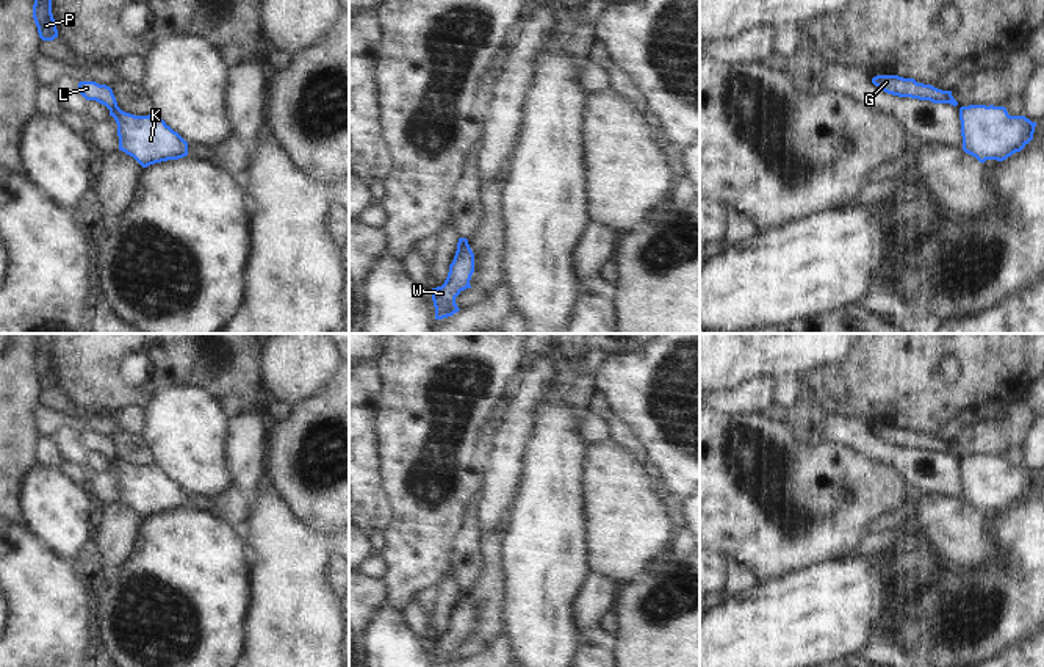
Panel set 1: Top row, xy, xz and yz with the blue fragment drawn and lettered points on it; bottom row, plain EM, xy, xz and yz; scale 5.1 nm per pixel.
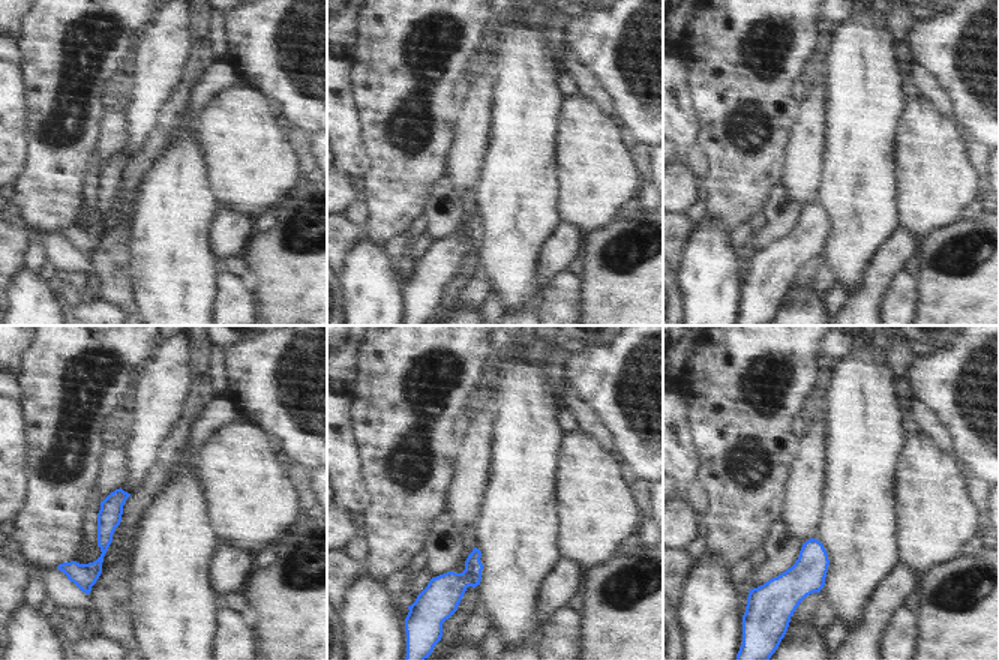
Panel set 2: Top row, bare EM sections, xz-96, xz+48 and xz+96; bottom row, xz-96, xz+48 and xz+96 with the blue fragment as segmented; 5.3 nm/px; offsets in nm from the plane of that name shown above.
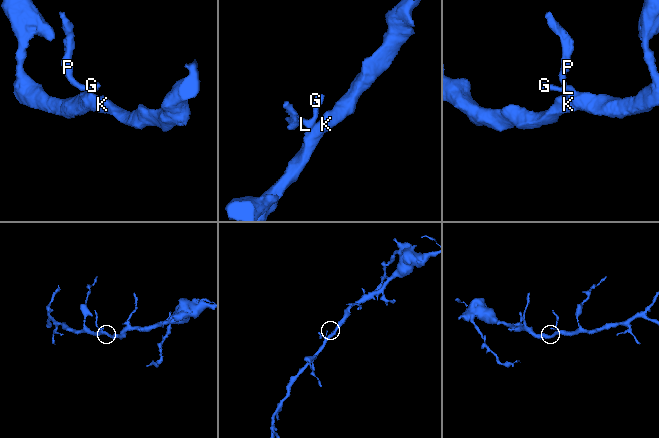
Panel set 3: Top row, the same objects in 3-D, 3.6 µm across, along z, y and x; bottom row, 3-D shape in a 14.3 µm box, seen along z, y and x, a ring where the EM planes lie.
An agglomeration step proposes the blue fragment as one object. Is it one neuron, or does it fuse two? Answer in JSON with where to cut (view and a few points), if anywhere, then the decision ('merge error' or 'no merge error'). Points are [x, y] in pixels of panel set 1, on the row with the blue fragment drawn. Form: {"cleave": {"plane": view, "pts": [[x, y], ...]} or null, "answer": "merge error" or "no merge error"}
{"cleave": {"plane": "xy", "pts": [[116, 105], [110, 110]]}, "answer": "merge error"}

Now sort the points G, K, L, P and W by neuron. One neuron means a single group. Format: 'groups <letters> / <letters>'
groups G L P / K W

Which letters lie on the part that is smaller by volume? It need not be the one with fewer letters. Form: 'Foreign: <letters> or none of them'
Foreign: G, L, P

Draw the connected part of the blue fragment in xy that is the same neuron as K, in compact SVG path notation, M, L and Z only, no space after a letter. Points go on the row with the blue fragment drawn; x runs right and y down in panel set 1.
M116 106L110 116L117 124L119 150L142 168L188 155L188 142L158 114L135 116Z

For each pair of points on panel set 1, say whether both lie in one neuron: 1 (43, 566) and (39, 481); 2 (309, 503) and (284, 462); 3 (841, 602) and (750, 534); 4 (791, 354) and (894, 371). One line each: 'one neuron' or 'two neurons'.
1: two neurons
2: one neuron
3: two neurons
4: two neurons

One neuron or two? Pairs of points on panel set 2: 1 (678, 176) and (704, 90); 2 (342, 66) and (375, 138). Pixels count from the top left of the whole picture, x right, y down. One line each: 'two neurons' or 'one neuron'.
1: two neurons
2: two neurons

